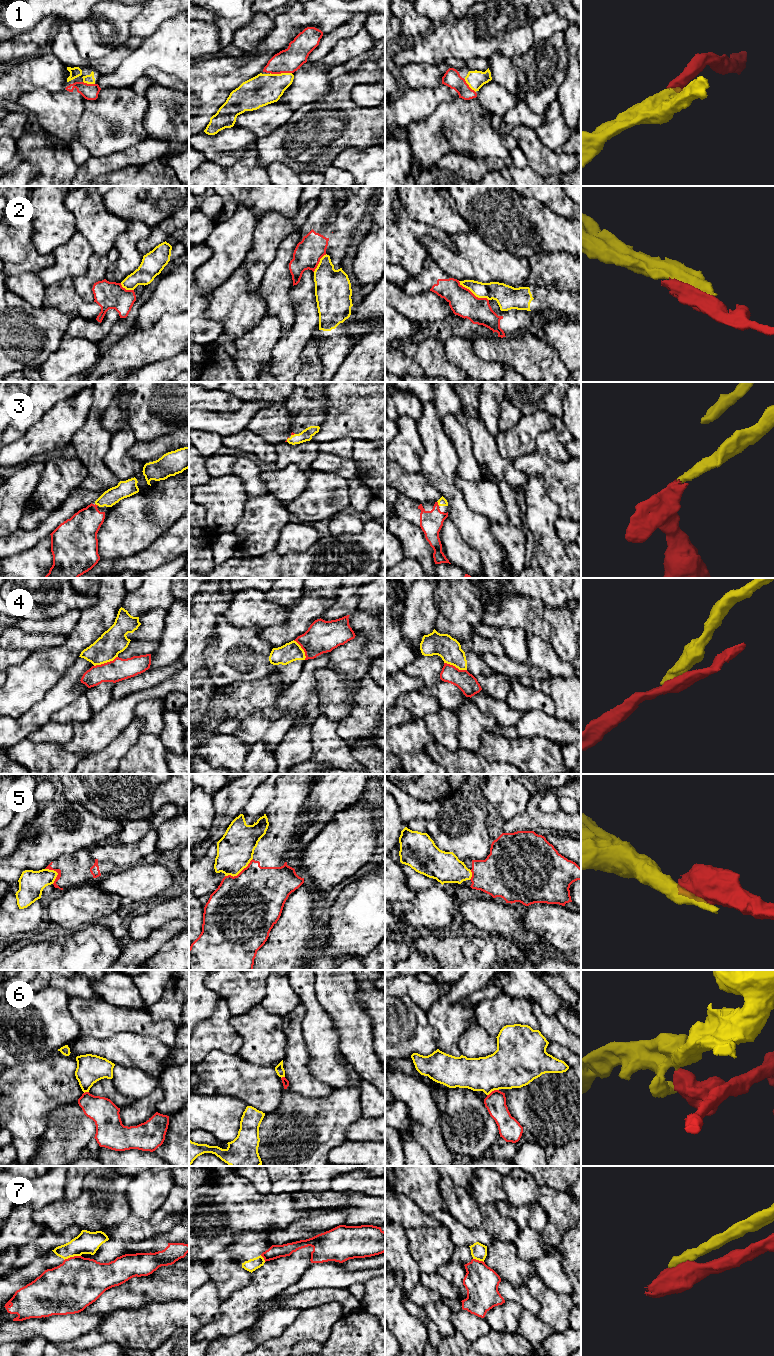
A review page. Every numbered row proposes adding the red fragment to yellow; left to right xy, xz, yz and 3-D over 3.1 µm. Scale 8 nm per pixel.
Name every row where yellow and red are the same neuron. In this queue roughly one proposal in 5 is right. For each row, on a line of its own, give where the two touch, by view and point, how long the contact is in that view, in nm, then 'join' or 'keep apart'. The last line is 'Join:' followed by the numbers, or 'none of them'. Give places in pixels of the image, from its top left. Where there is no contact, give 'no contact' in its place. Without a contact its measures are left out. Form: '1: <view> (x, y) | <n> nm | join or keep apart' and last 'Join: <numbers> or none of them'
1: xz (281, 73) | 180 nm | join
2: yz (473, 293) | 300 nm | keep apart
3: yz (438, 503) | 40 nm | join
4: xy (105, 662) | 200 nm | keep apart
5: xz (239, 872) | 260 nm | keep apart
6: yz (492, 1090) | 110 nm | keep apart
7: xy (72, 1256) | 140 nm | keep apart
Join: 1, 3

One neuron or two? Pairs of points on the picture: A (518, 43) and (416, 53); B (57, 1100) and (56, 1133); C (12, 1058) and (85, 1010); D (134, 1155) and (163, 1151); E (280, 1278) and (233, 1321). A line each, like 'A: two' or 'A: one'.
A: one
B: two
C: two
D: two
E: one

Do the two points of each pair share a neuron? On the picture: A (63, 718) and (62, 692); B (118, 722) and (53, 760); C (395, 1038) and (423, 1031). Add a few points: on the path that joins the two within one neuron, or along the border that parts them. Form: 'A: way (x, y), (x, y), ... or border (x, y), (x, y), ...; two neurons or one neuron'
A: border (82, 694), (56, 710), (49, 720); two neurons
B: border (63, 746), (71, 752), (80, 753), (84, 756); two neurons
C: way (402, 1032), (416, 1032); one neuron

